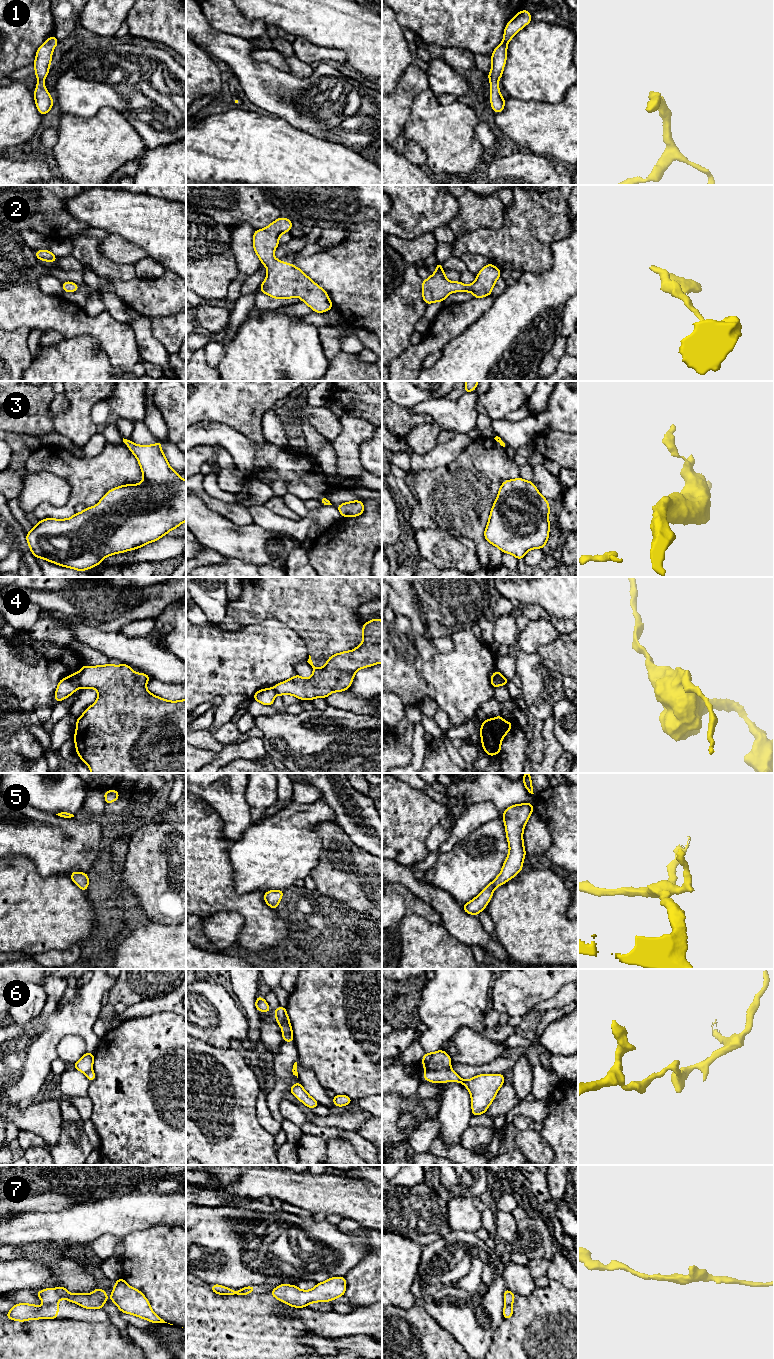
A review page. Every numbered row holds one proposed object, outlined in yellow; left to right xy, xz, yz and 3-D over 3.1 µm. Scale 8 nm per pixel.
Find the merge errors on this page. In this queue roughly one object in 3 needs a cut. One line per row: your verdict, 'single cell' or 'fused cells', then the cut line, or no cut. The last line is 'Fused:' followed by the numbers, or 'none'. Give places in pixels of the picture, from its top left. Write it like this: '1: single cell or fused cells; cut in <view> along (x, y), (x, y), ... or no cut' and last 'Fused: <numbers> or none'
1: single cell; no cut
2: single cell; no cut
3: single cell; no cut
4: fused cells; cut in xy along (77, 673), (80, 687)
5: single cell; no cut
6: fused cells; cut in yz along (449, 1067), (426, 1072)
7: fused cells; cut in xy along (56, 1301), (45, 1304)
Fused: 4, 6, 7

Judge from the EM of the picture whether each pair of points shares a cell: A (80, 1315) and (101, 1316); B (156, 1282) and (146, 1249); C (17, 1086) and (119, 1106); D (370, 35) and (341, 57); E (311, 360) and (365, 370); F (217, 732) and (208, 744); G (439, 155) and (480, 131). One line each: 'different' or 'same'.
A: same
B: same
C: different
D: different
E: different
F: different
G: different

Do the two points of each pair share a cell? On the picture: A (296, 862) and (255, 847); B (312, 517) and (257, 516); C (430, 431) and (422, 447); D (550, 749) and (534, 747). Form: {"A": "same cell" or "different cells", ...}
{"A": "same cell", "B": "same cell", "C": "same cell", "D": "different cells"}

